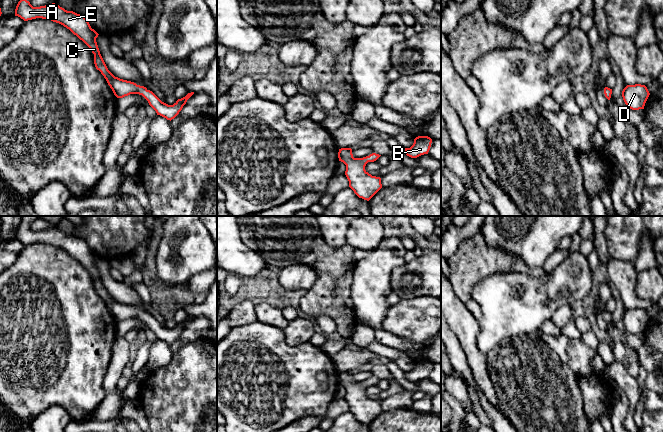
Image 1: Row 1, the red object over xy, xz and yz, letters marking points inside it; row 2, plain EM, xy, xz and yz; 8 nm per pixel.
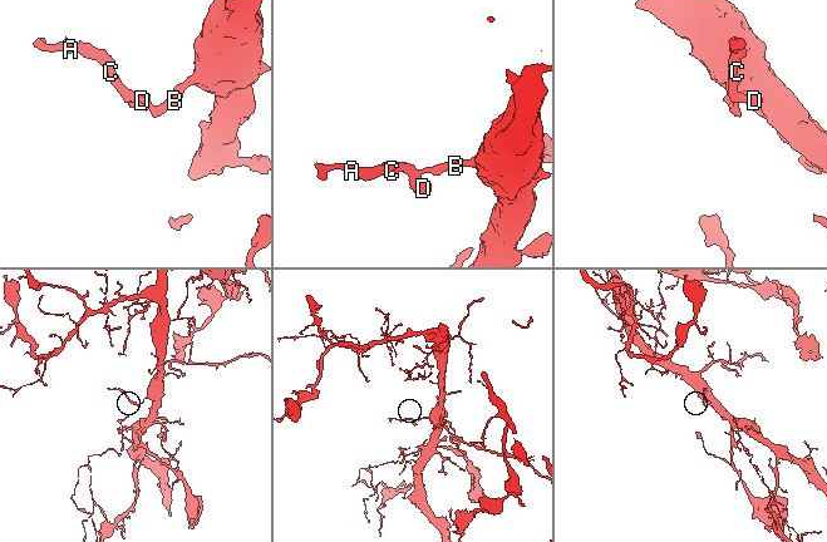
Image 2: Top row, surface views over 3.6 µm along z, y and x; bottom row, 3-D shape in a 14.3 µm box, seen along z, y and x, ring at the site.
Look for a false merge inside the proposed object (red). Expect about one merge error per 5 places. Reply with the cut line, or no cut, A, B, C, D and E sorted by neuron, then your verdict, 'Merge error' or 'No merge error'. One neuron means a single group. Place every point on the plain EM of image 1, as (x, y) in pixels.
No split. Groups: A B C D E. No merge error

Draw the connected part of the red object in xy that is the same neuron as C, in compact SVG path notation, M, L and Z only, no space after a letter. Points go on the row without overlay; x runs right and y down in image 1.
M22 219L22 222L15 233L15 240L20 241L24 245L36 242L47 243L59 247L69 253L90 272L94 278L94 288L96 293L104 300L117 322L123 322L130 318L142 319L148 325L149 329L156 335L157 339L160 339L167 344L171 345L174 343L182 334L187 324L194 318L194 316L188 317L185 321L178 323L173 329L168 329L162 326L146 311L115 301L108 294L100 278L96 266L96 262L99 258L91 252L88 244L83 239L77 238L73 235L67 235L55 227L33 231L30 226L24 222L24 219Z

